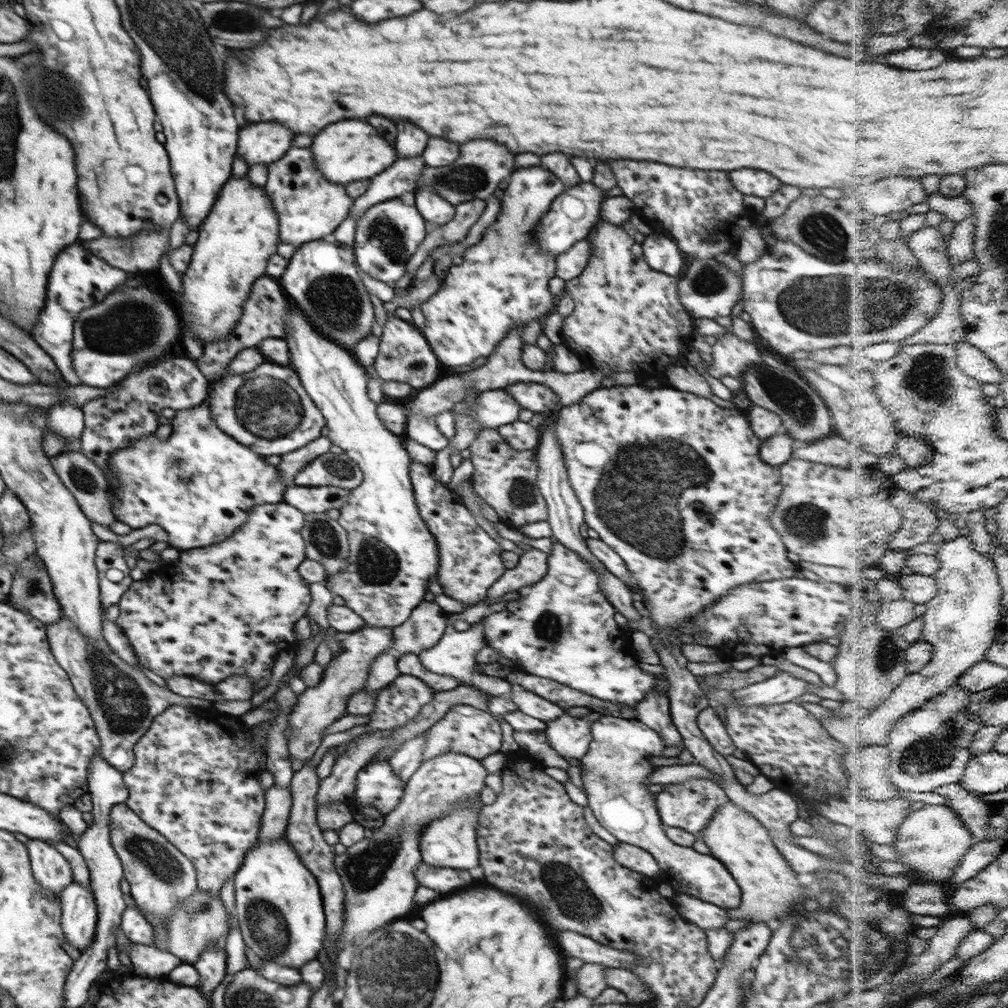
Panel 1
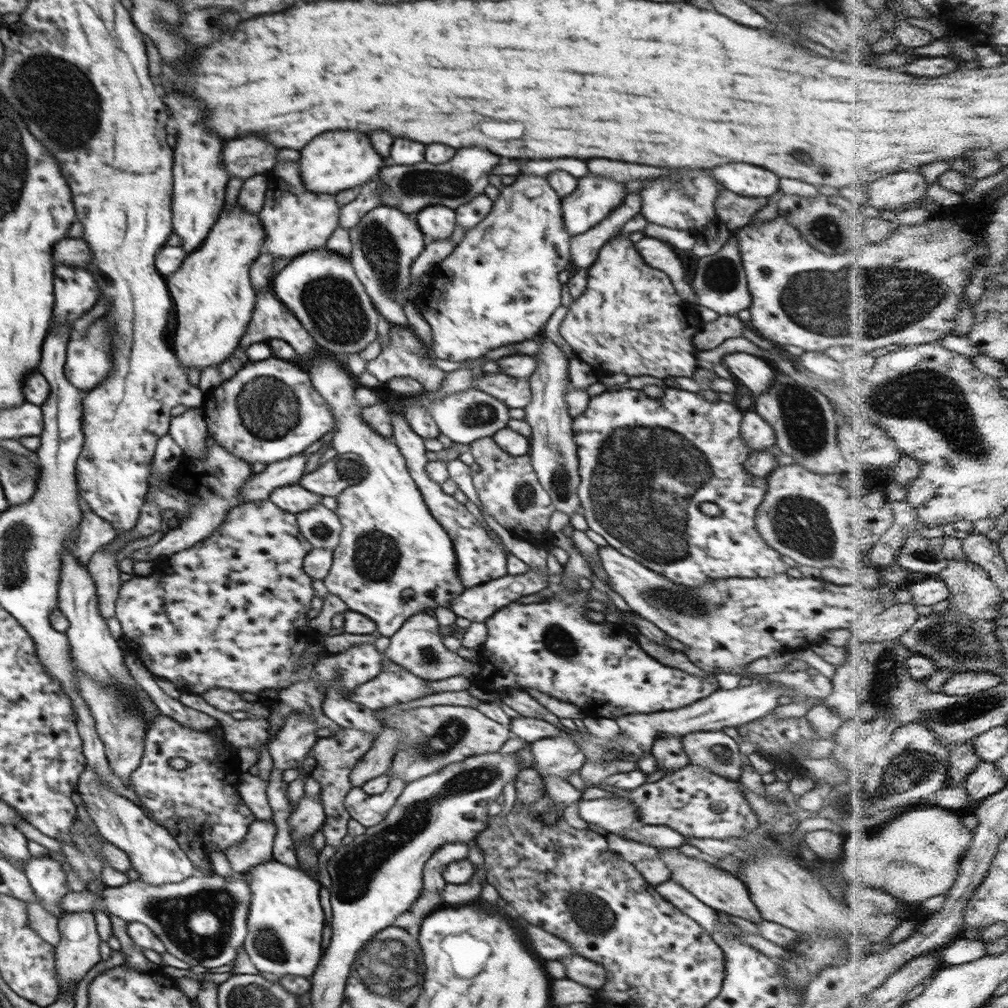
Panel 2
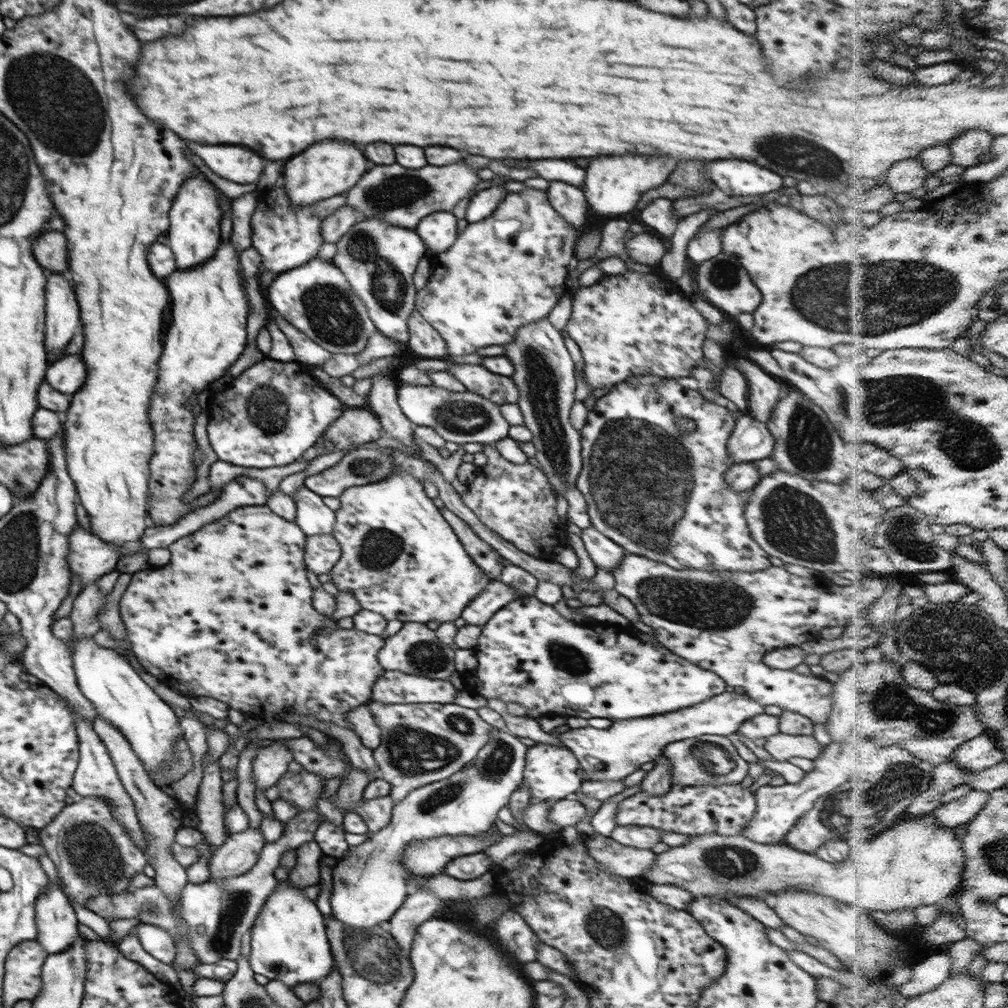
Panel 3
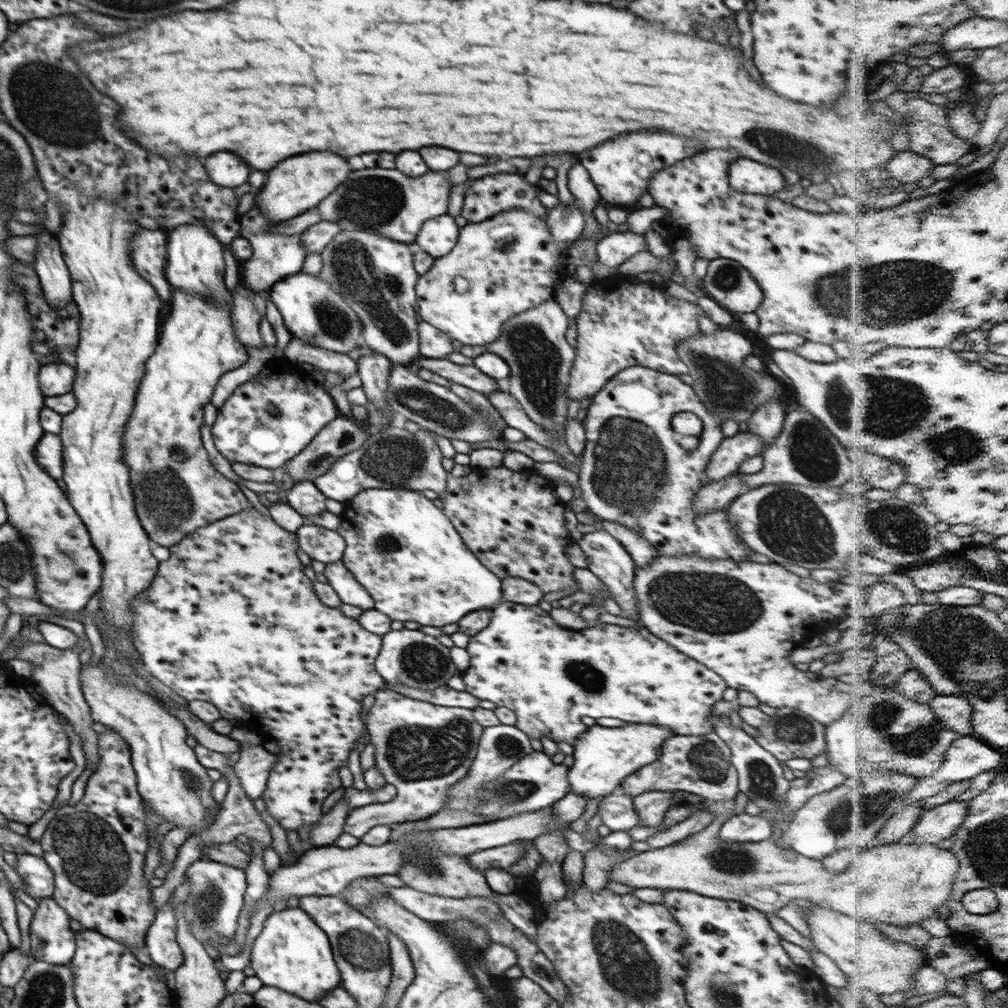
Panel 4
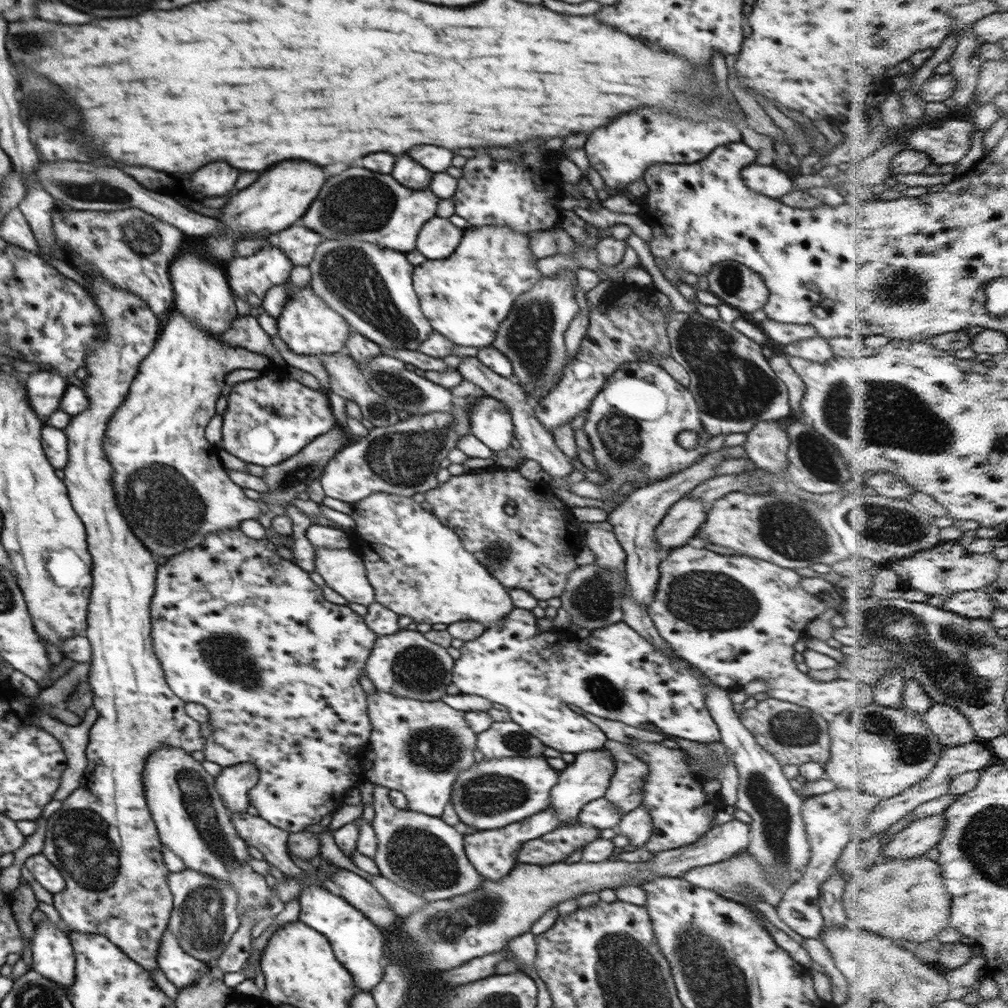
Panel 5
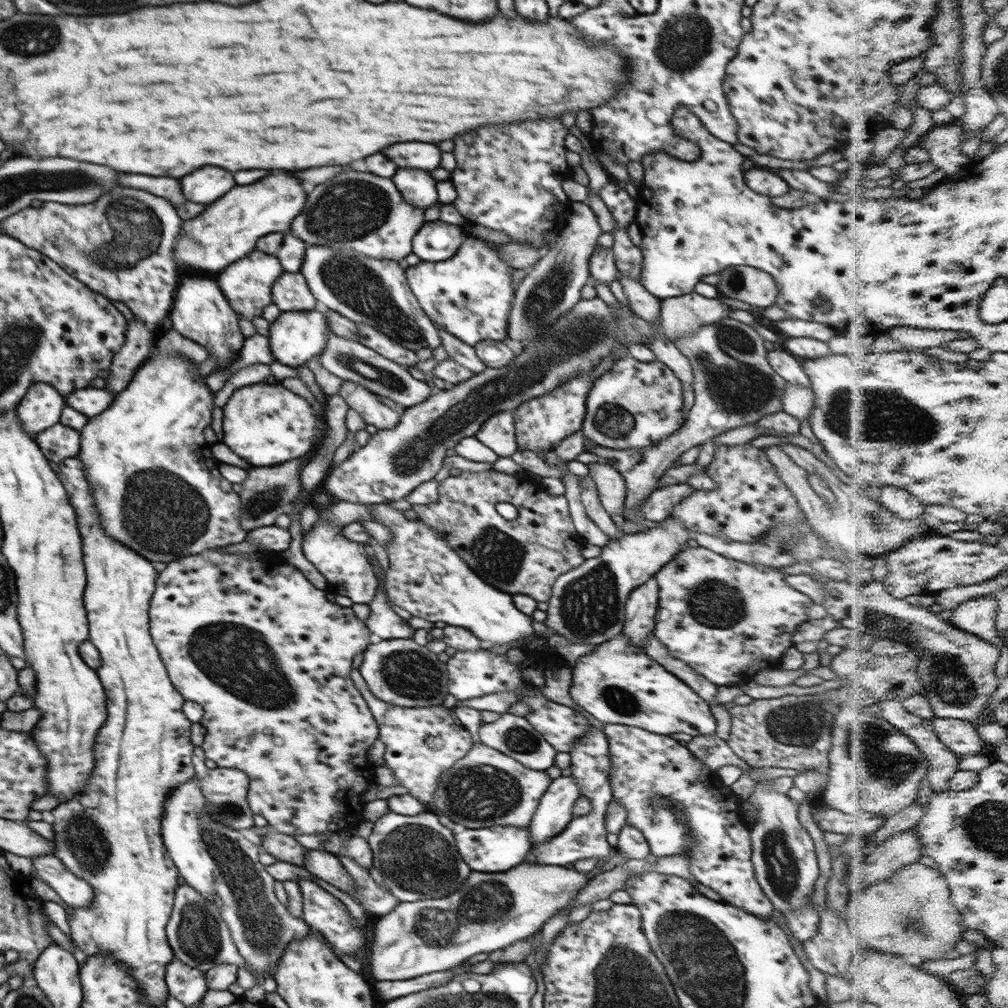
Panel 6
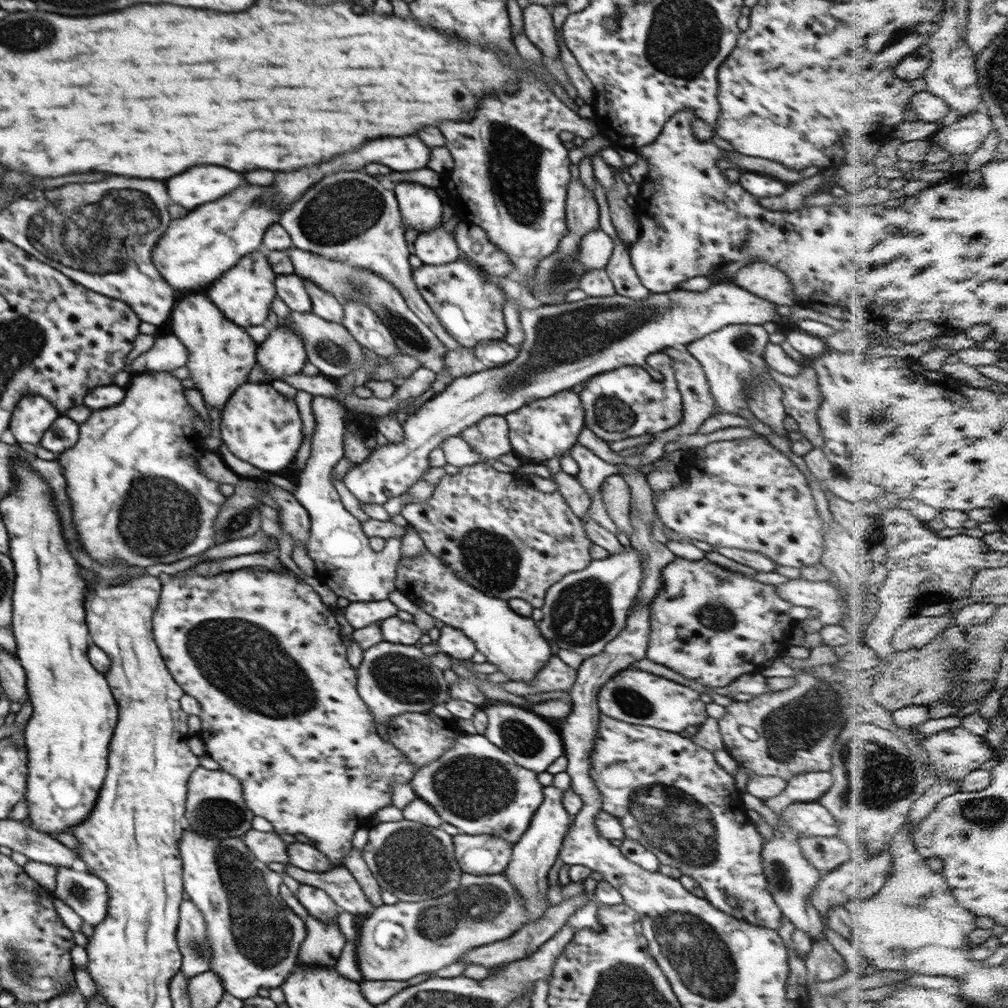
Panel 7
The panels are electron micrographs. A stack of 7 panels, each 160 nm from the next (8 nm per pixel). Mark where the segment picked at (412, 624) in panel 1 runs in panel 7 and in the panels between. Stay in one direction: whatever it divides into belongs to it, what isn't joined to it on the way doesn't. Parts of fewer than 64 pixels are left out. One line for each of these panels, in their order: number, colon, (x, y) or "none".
2: (417, 646)
3: (415, 649)
4: (409, 657)
5: (406, 664)
6: (399, 671)
7: (392, 679)

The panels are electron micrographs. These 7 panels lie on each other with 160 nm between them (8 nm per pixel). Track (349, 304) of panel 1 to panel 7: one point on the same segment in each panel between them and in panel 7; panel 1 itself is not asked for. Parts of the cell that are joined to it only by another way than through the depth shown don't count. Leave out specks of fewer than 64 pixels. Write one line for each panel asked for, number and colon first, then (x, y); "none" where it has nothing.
2: (320, 287)
3: (315, 298)
4: (314, 312)
5: (307, 324)
6: (296, 336)
7: (282, 354)

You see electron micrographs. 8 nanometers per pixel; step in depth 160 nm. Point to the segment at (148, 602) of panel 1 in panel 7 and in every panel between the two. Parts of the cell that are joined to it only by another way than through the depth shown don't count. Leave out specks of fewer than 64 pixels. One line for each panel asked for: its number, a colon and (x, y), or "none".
2: (231, 613)
3: (269, 652)
4: (230, 618)
5: (288, 699)
6: (268, 657)
7: (260, 651)

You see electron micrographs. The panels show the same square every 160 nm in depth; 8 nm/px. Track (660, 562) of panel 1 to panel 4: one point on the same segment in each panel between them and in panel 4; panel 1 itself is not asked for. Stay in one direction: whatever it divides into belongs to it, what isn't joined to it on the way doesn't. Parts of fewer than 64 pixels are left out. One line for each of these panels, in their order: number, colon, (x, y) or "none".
2: (645, 465)
3: (658, 493)
4: (633, 472)

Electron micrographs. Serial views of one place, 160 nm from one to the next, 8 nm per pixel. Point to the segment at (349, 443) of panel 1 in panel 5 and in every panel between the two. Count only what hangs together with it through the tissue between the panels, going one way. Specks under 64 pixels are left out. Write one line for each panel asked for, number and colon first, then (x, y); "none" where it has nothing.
2: (394, 561)
3: (400, 558)
4: (414, 564)
5: (418, 567)

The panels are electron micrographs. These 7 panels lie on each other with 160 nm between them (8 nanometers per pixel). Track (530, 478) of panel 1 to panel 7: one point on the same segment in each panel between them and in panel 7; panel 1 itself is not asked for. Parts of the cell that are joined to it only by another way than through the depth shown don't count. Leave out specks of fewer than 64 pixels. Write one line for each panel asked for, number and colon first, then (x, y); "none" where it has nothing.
2: (512, 499)
3: (514, 500)
4: (511, 521)
5: (520, 531)
6: (525, 556)
7: (501, 536)

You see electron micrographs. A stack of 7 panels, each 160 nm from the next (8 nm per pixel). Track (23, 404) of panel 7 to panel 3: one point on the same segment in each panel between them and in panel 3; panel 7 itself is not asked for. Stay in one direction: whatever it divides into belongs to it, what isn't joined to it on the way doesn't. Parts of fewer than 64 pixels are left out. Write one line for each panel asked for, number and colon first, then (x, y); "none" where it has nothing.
3: (67, 375)
4: (55, 379)
5: (44, 389)
6: (40, 408)

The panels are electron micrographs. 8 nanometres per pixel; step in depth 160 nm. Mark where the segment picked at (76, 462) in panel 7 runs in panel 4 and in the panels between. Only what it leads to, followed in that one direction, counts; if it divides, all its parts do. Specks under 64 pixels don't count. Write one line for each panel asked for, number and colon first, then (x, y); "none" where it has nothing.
4: (177, 490)
5: (169, 486)
6: (157, 488)

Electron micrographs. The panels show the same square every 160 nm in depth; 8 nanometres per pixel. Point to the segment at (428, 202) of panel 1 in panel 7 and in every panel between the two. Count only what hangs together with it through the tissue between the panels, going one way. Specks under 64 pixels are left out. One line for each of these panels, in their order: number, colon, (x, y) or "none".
2: (437, 222)
3: (438, 231)
4: (438, 236)
5: (438, 238)
6: (436, 241)
7: (438, 247)

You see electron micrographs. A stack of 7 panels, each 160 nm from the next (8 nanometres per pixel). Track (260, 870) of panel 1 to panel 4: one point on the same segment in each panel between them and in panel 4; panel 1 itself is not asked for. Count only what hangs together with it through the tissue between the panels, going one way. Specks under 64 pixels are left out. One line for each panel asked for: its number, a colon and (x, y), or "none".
2: (285, 923)
3: (289, 942)
4: (292, 953)

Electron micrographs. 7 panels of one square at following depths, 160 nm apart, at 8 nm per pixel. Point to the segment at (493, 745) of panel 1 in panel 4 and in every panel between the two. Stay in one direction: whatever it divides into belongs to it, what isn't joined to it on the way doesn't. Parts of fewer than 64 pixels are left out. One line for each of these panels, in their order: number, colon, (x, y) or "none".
2: (434, 737)
3: (421, 743)
4: (422, 749)

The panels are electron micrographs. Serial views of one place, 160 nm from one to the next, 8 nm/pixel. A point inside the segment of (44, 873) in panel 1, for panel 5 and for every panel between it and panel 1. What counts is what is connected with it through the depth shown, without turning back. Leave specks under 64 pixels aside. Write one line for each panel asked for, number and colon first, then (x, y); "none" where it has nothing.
2: (48, 881)
3: (57, 925)
4: (52, 939)
5: (53, 958)

